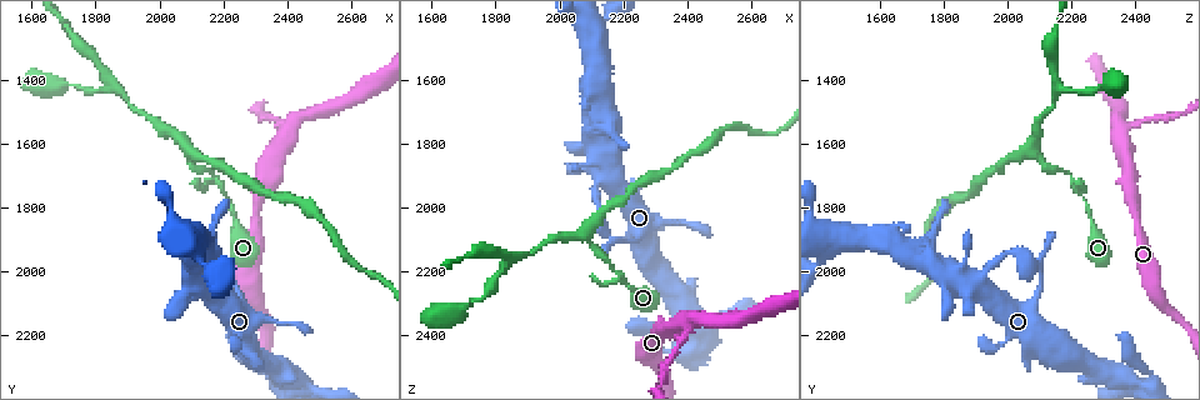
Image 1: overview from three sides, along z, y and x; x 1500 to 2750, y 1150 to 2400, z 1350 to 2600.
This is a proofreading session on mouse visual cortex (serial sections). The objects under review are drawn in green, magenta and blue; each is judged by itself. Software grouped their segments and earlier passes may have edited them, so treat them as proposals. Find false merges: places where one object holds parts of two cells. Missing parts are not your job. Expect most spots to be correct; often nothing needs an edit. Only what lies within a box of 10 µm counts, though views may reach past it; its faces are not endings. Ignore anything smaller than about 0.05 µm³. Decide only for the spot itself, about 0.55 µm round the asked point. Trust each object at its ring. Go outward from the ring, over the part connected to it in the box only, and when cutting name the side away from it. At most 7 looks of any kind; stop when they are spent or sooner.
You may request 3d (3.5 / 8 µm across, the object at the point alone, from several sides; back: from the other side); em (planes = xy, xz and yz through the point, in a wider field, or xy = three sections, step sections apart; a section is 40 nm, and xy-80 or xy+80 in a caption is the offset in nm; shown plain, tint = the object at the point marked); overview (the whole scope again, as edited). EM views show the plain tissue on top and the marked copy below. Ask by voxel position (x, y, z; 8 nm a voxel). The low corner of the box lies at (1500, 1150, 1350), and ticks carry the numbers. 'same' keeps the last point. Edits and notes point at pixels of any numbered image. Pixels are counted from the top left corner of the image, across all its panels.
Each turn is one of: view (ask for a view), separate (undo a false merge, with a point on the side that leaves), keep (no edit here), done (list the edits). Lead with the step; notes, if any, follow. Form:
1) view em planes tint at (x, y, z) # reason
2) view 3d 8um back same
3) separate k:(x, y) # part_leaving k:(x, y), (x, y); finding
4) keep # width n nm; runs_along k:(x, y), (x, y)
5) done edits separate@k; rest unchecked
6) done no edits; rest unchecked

view 3d 3.5um at (2110, 1980, 1790) # looks like a crossing

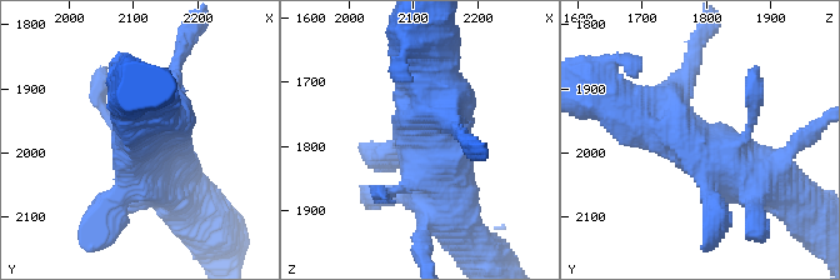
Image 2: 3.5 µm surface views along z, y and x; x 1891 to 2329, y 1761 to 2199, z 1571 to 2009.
view em xy step 3 tint at (2120, 1990, 1785)

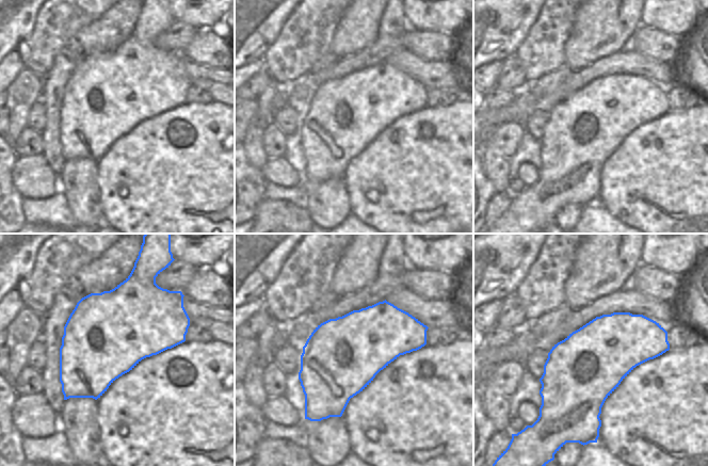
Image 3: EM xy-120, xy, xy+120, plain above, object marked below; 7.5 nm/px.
keep # runs_along 2:(761, 179), (666, 140), (624, 105); continuous, no second cell

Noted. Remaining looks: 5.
view 3d 3.5um back at (2090, 1620, 2080) # branch point

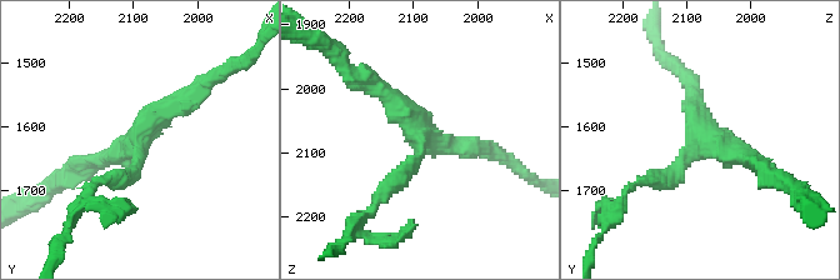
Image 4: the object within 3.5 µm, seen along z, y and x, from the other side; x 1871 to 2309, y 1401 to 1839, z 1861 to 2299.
view em xy step 5 tint at (2095, 1625, 2080) # arms 3; arm_widths 200, 200, 250 nm

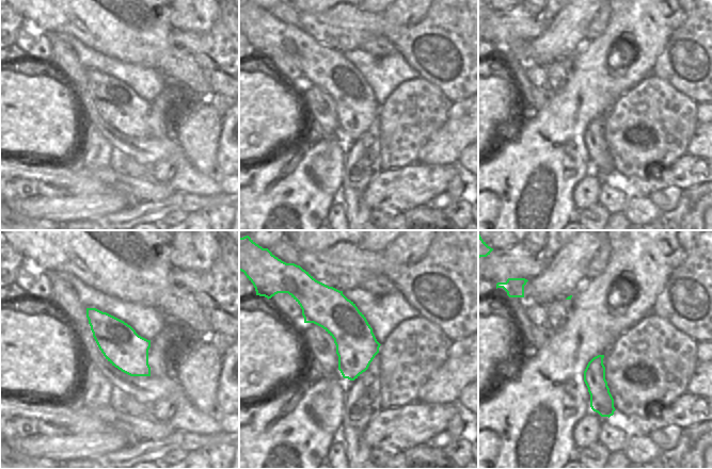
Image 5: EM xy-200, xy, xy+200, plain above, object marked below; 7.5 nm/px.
keep # runs_along 4:(100, 179), (204, 86); continuous, no second cell

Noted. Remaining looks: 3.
view 3d 8um at (2400, 1550, 2360) # small branch off a trunk

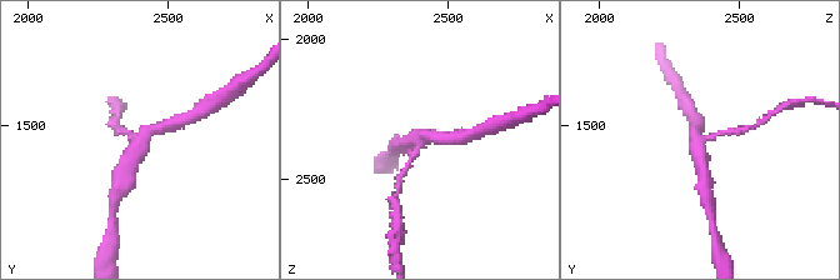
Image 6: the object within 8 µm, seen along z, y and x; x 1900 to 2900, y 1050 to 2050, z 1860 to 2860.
view em xy step 3 tint same

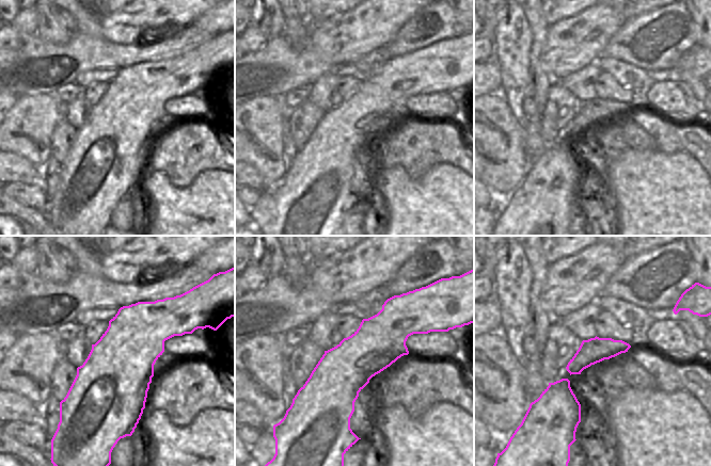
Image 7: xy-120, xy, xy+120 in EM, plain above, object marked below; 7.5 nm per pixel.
separate 6:(121, 130) # width 400 nm; part_leaving 6:(416, 149), (396, 181), (396, 194); a second cell is stuck on

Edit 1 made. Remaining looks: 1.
done edits separate@6; rest unchecked

